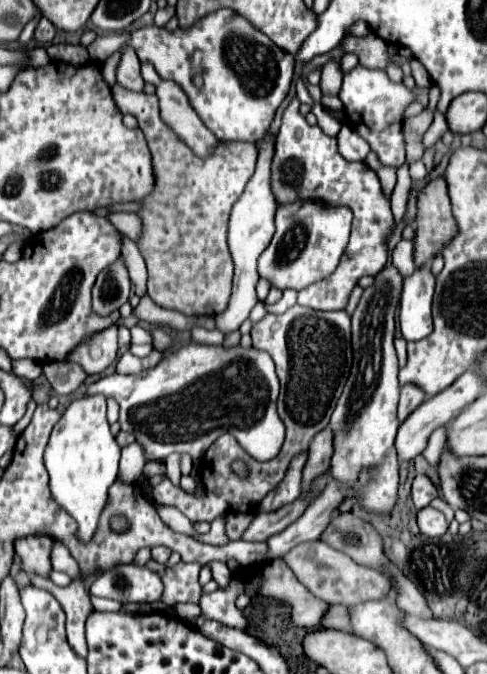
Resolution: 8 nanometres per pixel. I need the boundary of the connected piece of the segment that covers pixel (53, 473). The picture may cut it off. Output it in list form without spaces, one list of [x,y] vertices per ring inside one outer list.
[[[92,395],[72,401],[52,429],[44,453],[44,465],[50,475],[52,499],[78,523],[76,539],[80,543],[90,543],[96,533],[100,515],[106,507],[108,489],[118,477],[118,461],[120,445],[116,443],[106,419],[106,399],[102,395]]]

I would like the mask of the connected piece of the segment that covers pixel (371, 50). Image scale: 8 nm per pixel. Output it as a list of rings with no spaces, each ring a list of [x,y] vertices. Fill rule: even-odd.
[[[372,32],[360,38],[344,37],[342,39],[342,49],[344,49],[344,53],[358,55],[362,65],[370,67],[370,69],[384,69],[390,63],[388,53],[386,53],[388,43]]]

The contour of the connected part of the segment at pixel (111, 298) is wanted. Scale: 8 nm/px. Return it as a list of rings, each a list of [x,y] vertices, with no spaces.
[[[118,259],[98,275],[92,289],[92,311],[102,317],[112,315],[128,301],[130,287],[132,283],[128,271],[122,259]]]

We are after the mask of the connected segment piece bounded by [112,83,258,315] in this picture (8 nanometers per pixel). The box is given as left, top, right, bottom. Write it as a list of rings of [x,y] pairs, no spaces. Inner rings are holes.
[[[116,83],[112,87],[112,97],[122,115],[130,113],[138,119],[138,127],[144,131],[152,153],[154,189],[140,201],[142,209],[138,217],[142,221],[142,231],[136,241],[148,267],[148,297],[156,305],[164,309],[176,309],[184,315],[216,315],[224,309],[232,293],[234,267],[226,243],[228,215],[232,211],[232,205],[244,193],[246,183],[254,175],[258,149],[250,141],[218,141],[216,149],[202,159],[194,155],[184,141],[176,139],[176,133],[162,121],[156,95],[134,93]]]

